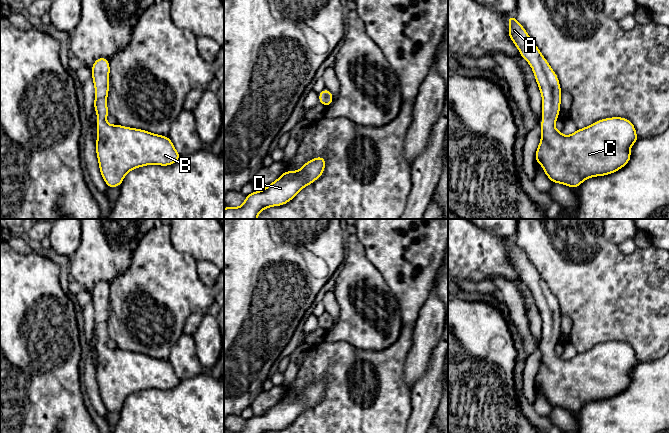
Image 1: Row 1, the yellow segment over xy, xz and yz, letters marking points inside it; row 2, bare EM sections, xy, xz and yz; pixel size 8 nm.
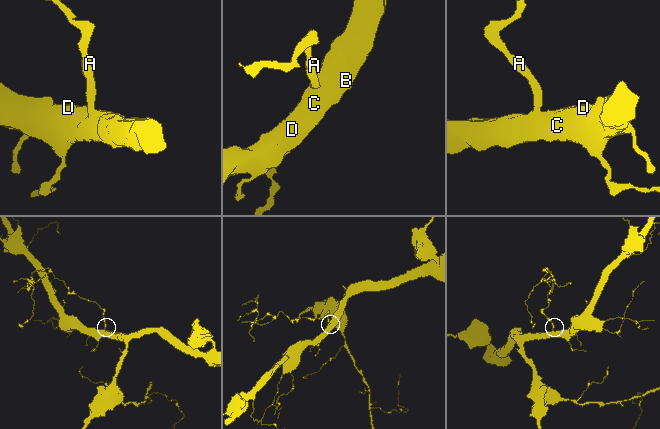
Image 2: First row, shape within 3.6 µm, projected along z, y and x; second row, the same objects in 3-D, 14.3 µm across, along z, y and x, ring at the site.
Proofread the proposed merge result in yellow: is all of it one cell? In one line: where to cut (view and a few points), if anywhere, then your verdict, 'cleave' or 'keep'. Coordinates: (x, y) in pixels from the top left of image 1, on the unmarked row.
no cut; keep

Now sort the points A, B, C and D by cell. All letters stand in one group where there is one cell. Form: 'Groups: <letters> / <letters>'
Groups: A B C D

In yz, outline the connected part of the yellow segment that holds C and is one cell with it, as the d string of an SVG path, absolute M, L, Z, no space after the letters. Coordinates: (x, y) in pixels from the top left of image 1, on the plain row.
M509 239L507 244L508 259L521 281L530 288L542 319L541 364L535 377L535 387L541 388L552 407L561 407L571 412L578 411L588 402L609 399L626 390L631 383L630 373L639 363L634 348L626 342L611 341L577 353L569 360L557 355L555 345L559 341L562 316L559 303L514 239Z

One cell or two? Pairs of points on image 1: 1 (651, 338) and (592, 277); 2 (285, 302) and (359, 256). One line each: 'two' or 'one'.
1: one
2: two

